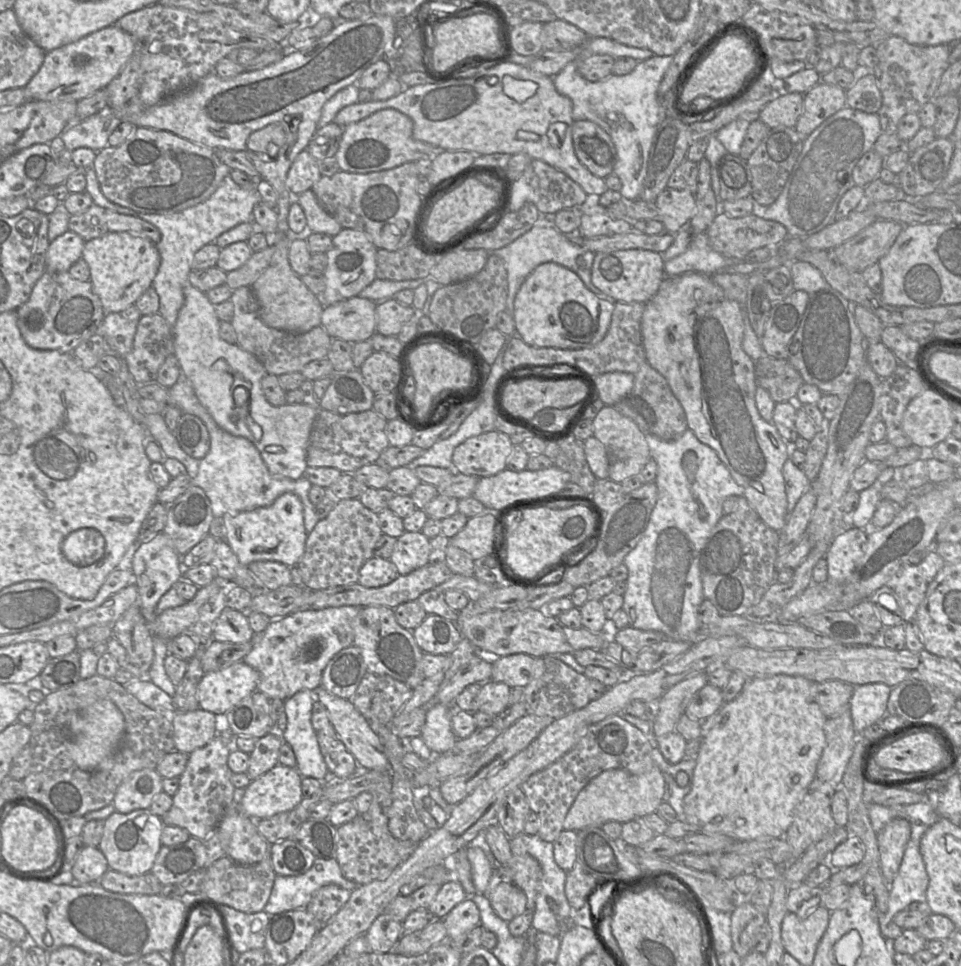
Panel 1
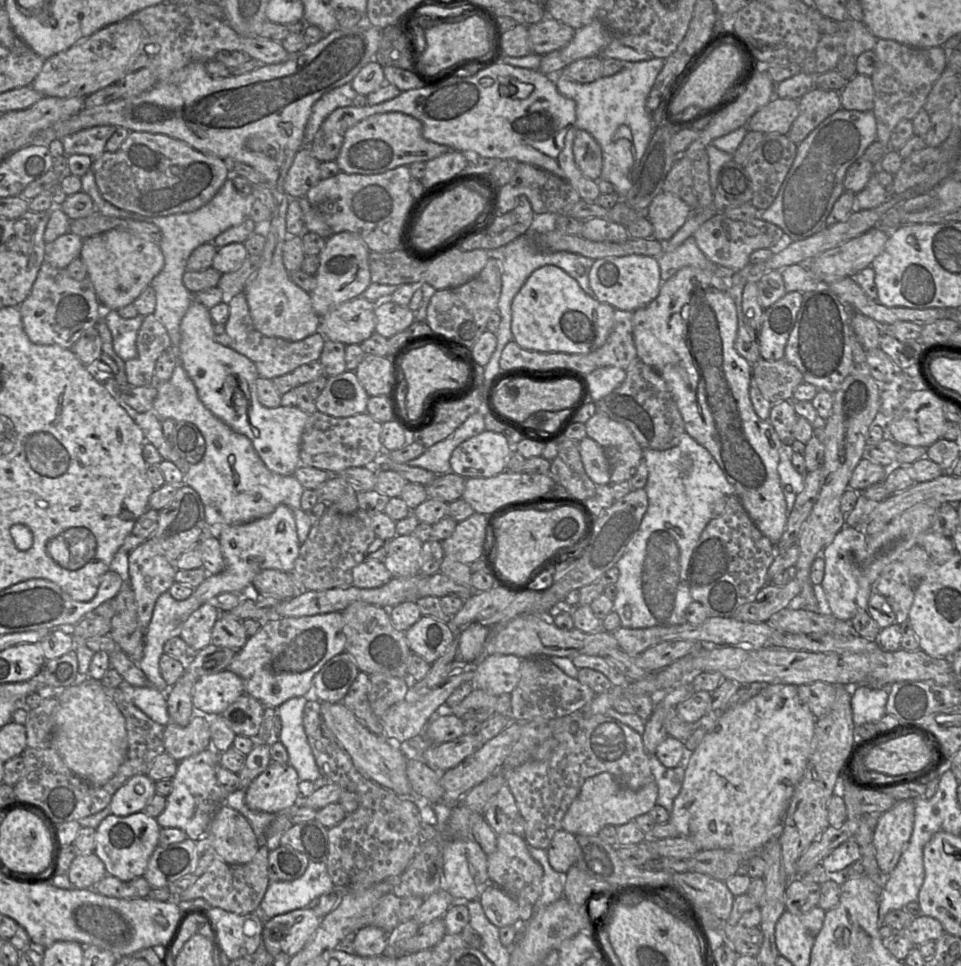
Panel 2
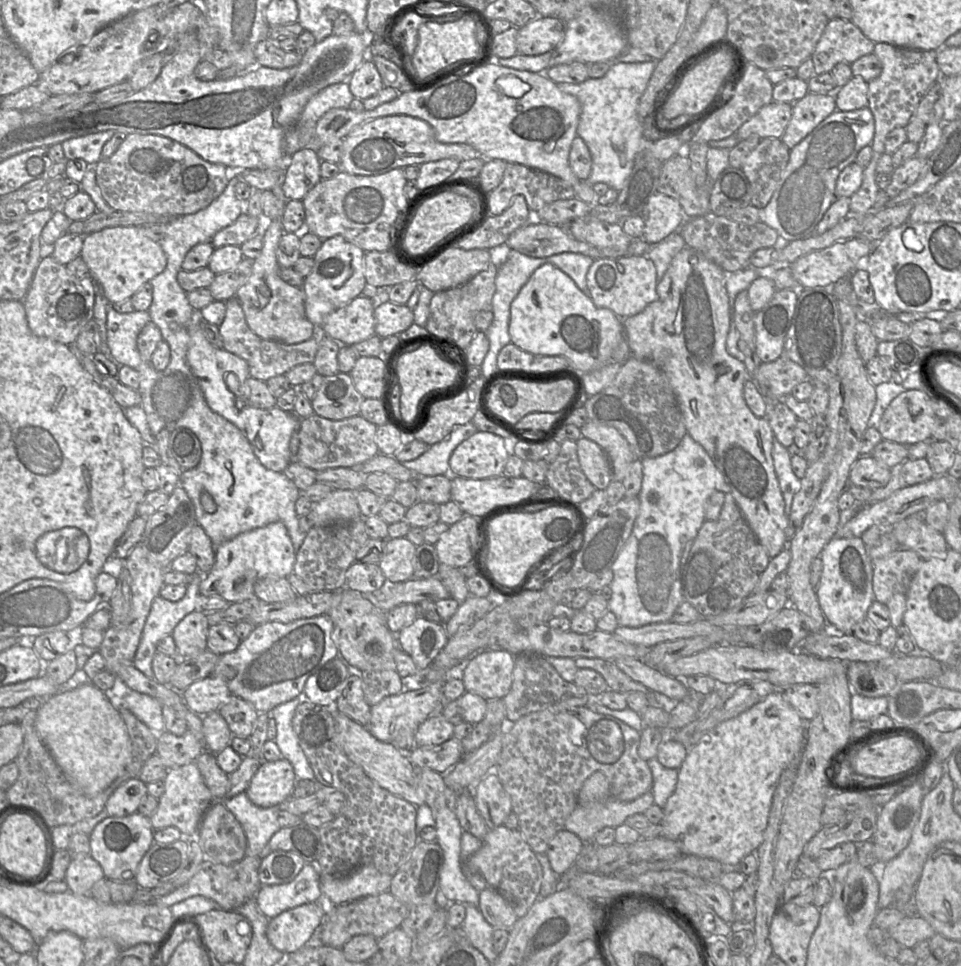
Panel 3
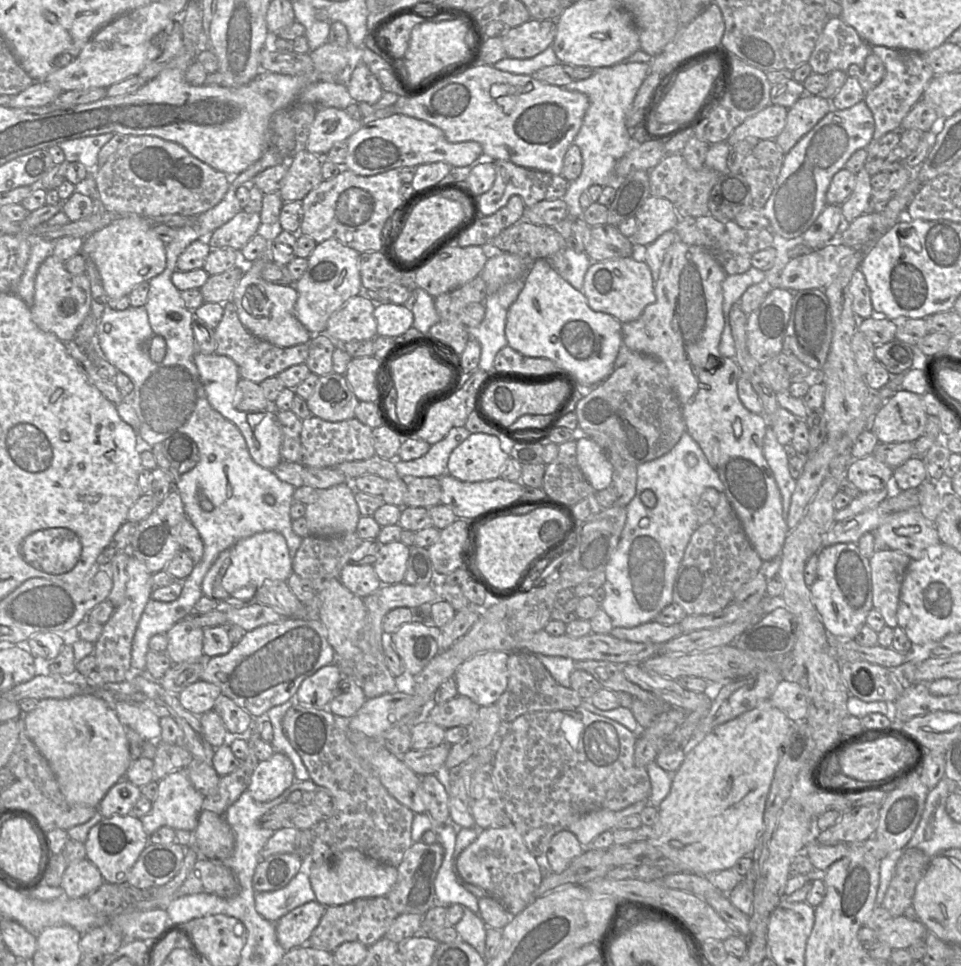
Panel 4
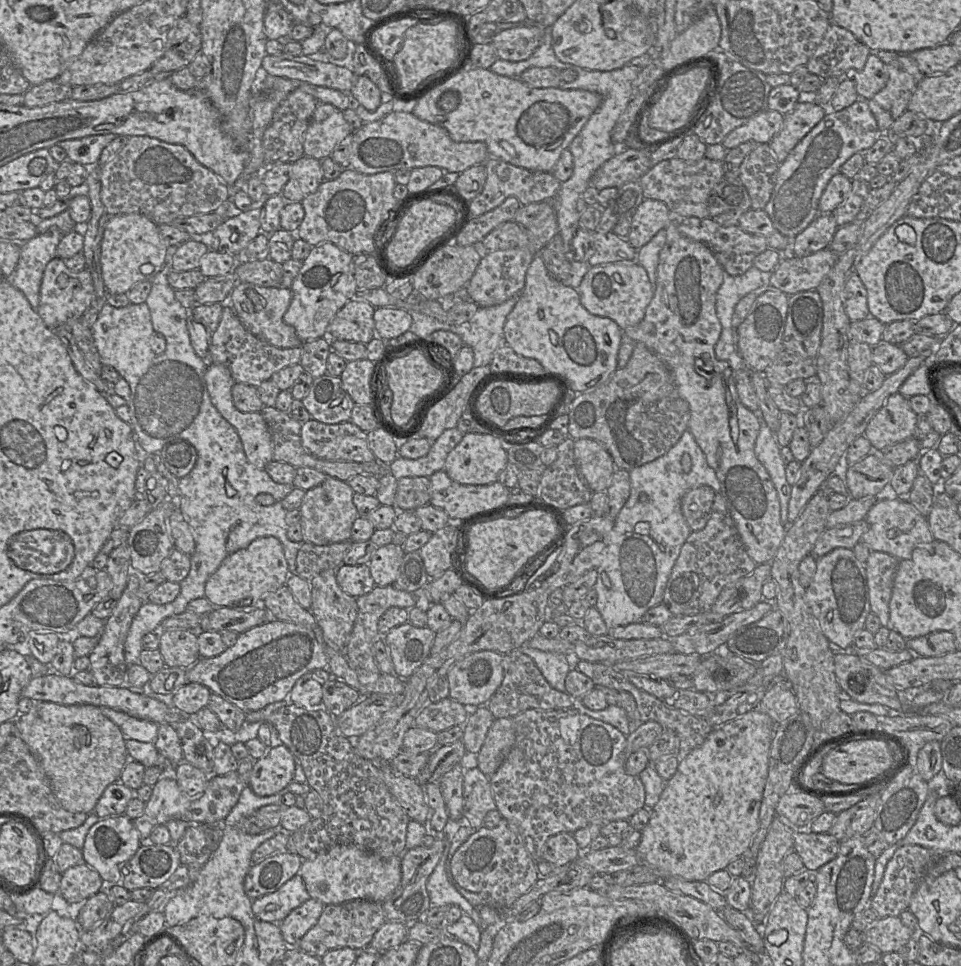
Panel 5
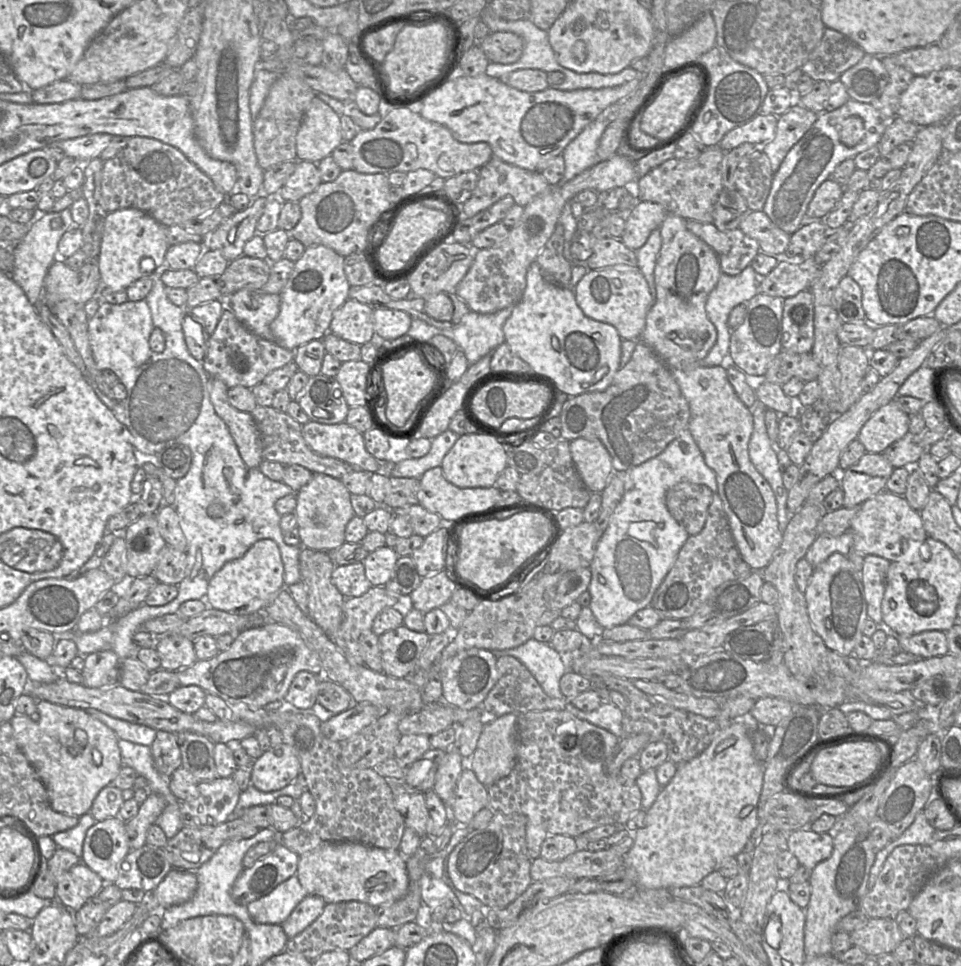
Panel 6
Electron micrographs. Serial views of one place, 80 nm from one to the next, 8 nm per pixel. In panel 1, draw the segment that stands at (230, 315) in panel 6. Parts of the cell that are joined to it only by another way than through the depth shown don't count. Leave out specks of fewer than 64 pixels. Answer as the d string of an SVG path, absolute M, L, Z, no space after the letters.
M251 287L233 290L230 301L234 306L230 323L237 334L237 345L253 354L263 364L267 374L282 376L301 372L307 364L327 358L333 339L321 325L305 333L292 333L267 326L259 316L259 305Z

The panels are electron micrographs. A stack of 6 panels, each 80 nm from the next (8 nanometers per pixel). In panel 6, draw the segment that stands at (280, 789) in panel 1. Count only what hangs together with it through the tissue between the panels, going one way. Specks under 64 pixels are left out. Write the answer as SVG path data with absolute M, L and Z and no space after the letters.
M286 743L271 745L254 761L251 783L262 792L280 790L294 782L301 771L297 751Z

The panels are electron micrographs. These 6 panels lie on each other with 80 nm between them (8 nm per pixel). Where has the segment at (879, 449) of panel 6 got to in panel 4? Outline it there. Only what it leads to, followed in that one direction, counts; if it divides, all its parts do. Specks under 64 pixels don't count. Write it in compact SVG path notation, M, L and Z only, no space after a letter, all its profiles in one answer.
M896 389L866 429L872 431L880 443L915 442L924 435L927 420L921 396Z

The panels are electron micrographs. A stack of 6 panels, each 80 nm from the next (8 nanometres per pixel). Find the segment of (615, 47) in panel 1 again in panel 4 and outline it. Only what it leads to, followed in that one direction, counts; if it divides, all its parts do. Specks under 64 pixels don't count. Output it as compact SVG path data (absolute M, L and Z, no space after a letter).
M641 49L624 59L623 62L608 67L594 68L594 73L586 79L574 80L563 86L568 91L578 91L589 99L589 108L585 113L581 128L574 138L582 154L583 167L578 178L569 182L563 200L567 204L567 217L554 227L565 239L566 247L576 252L584 252L583 245L577 242L572 232L573 223L582 218L580 196L592 185L614 185L618 180L614 174L616 163L633 147L631 131L626 127L626 115L645 78L650 73L649 62L652 60Z

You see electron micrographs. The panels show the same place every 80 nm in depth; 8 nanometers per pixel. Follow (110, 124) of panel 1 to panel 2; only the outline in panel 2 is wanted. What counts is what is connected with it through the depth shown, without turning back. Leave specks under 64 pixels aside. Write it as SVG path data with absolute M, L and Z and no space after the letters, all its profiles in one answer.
M95 126L67 135L61 139L66 156L87 155L93 160L105 152L105 145L116 131L116 126Z

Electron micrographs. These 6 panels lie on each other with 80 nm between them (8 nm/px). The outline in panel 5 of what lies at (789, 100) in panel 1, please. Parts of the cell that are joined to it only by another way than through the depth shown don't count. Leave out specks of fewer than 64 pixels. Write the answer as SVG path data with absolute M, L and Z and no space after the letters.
M766 110L748 123L734 129L723 140L722 145L730 150L748 141L770 143L781 131L785 115L775 110Z

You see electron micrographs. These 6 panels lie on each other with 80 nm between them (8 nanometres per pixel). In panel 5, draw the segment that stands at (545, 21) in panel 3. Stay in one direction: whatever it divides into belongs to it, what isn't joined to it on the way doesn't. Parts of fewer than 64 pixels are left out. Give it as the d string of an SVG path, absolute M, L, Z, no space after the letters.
M539 24L513 27L500 31L490 40L490 42L493 45L499 59L511 62L523 61L528 59L538 48L543 38L545 29L550 28L544 28Z

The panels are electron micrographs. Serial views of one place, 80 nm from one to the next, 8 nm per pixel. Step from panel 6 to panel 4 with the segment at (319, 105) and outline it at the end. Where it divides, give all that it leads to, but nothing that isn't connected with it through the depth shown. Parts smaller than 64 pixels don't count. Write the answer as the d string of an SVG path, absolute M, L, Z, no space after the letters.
M318 107L310 127L306 150L325 157L335 143L347 141L362 124L362 120L351 118L343 109Z

